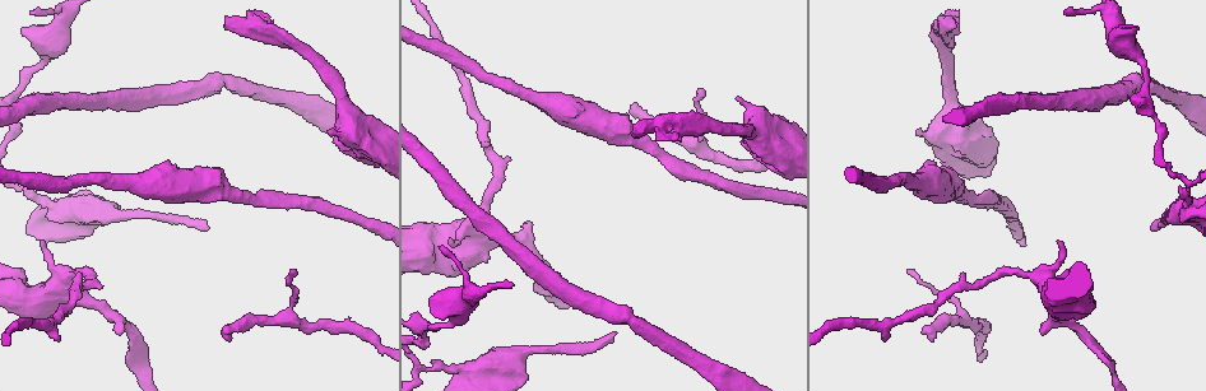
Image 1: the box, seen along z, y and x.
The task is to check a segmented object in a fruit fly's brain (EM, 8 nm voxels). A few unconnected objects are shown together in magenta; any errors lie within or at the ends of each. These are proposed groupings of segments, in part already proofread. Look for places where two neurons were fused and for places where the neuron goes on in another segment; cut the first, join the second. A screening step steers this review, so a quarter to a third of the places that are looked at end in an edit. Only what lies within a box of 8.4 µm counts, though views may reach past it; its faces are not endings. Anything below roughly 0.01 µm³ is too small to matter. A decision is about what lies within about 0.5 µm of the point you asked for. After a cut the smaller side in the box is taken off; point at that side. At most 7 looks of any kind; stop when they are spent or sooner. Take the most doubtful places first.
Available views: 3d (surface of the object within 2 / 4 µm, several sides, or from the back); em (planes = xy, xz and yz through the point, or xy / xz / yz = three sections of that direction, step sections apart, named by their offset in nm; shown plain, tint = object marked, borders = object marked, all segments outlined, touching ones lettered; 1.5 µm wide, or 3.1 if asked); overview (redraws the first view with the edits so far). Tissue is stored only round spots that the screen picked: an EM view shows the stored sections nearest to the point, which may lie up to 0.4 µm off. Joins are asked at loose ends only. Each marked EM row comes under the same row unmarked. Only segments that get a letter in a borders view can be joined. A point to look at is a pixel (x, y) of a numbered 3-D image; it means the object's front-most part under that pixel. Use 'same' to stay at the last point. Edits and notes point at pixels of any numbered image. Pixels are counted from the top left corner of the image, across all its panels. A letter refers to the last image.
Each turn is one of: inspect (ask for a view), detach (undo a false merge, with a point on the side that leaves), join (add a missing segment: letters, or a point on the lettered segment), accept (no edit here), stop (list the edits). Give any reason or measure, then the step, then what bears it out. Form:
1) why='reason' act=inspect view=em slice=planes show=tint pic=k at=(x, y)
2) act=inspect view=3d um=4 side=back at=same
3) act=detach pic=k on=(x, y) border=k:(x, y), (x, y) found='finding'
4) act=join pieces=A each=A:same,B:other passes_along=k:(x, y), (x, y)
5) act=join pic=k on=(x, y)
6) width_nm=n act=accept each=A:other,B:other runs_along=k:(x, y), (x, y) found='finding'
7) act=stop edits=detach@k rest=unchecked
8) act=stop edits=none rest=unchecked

why='free end' act=inspect view=em slice=planes show=borders pic=1 at=(527, 221)

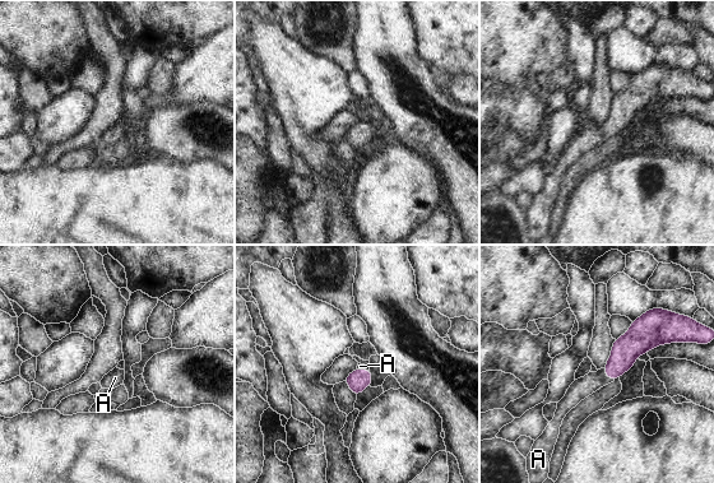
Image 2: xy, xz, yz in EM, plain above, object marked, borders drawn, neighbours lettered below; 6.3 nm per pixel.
act=join pieces=A each=A:same found='the neuron continues'

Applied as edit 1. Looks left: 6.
why='abrupt turn' act=inspect view=em slice=planes show=tint pic=1 at=(15, 183)

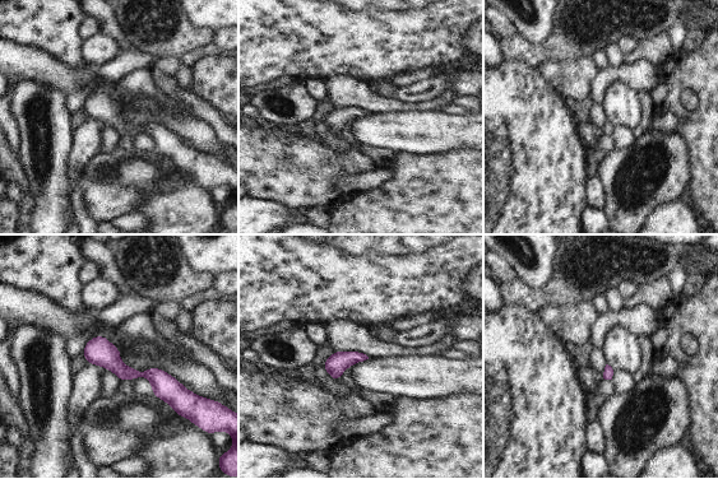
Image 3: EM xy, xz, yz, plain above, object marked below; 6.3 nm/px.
why='what lies round it' act=inspect view=em slice=planes show=borders at=same

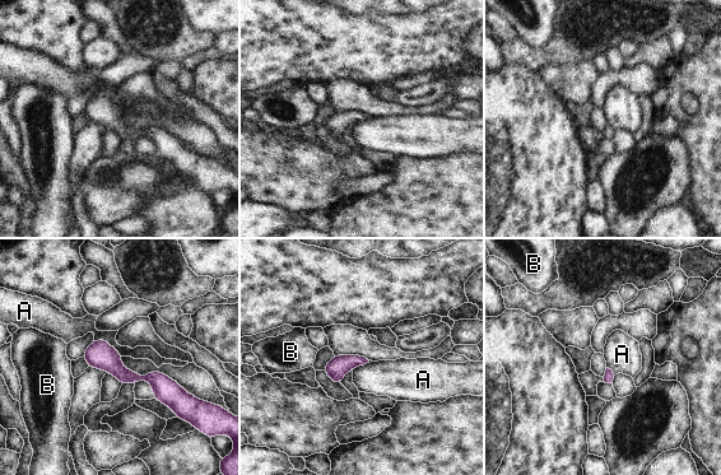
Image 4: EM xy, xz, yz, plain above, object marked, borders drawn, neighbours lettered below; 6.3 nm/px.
width_nm=50 act=accept each=A:other,B:other border=4:(93, 340), (106, 340), (122, 355) found='continuous, no second neuron'

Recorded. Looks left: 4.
why='an open end' act=inspect view=em slice=xy step=8 show=tint pic=1 at=(293, 271)

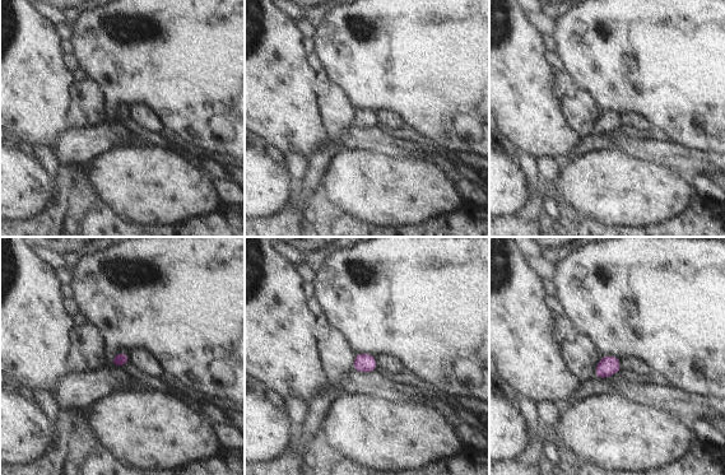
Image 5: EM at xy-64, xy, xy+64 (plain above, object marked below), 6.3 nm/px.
act=inspect view=em slice=xy step=8 show=borders at=same

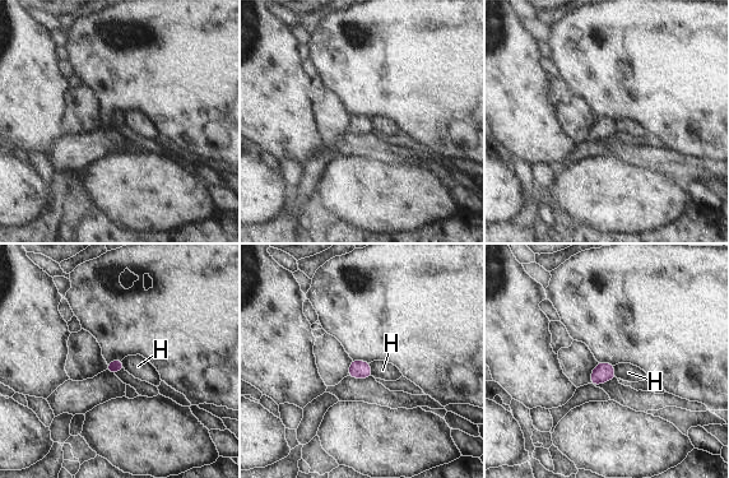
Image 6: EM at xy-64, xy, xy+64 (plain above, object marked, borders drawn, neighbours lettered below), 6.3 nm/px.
width_nm=80 act=accept each=H:other border=6:(368, 363), (374, 375) found='no lettered segment goes on from it'

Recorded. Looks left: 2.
act=stop edits=join@2 rest=unchecked

